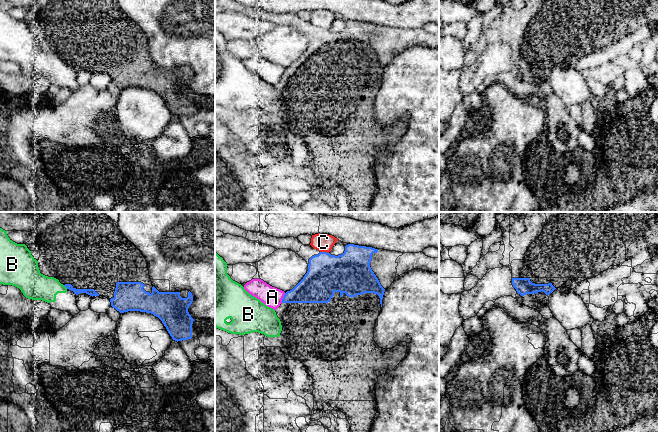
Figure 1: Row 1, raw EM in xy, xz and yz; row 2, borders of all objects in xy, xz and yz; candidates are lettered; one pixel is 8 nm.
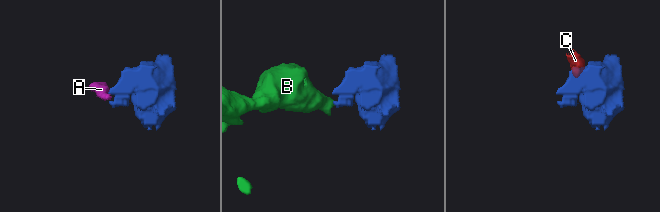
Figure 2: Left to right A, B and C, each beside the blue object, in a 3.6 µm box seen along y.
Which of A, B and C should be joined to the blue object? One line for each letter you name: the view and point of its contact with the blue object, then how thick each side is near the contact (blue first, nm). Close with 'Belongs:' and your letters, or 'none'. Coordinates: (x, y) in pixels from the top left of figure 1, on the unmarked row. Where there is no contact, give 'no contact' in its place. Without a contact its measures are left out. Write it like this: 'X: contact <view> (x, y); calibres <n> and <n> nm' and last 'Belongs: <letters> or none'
Belongs: none

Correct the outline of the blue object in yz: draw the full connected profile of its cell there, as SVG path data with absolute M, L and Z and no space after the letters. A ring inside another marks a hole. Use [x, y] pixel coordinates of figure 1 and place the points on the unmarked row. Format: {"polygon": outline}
{"polygon": "M512 54L512 61L521 72L544 68L546 71L558 64L570 64L573 58L580 59L587 54Z"}

